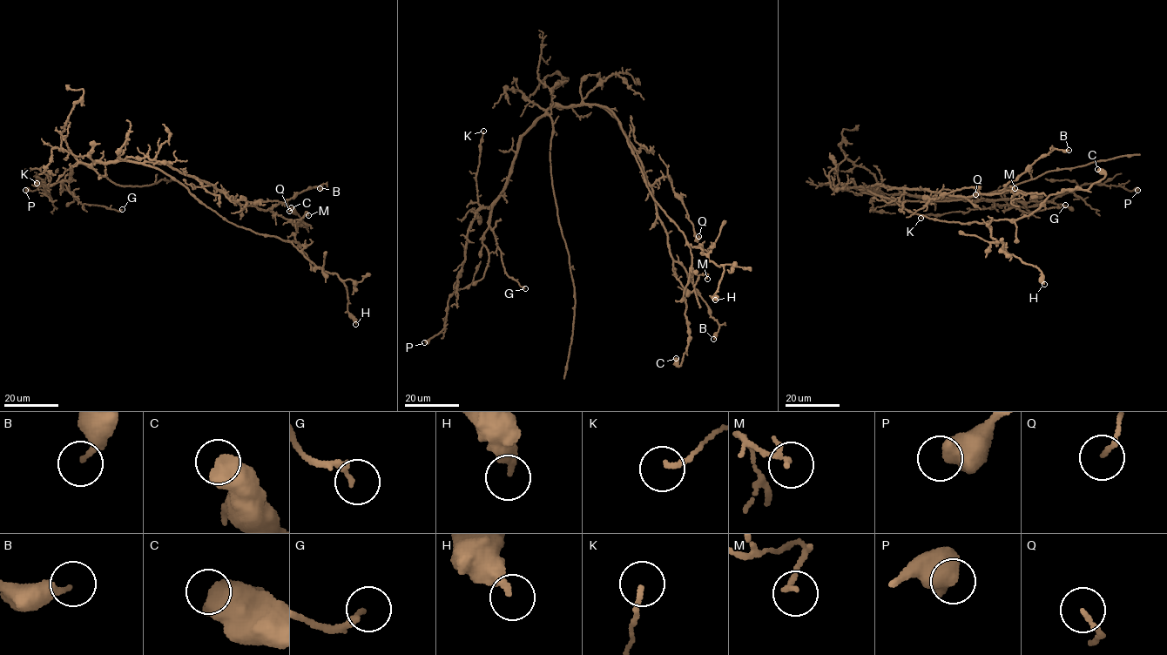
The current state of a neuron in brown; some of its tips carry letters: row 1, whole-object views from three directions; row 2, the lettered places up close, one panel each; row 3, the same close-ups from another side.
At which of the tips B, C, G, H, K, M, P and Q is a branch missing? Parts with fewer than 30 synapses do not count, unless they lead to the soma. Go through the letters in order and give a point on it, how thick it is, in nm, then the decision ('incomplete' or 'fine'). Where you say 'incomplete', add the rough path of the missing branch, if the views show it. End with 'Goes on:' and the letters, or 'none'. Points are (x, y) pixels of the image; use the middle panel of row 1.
B: place (713, 339); calibre 280 nm; fine
C: place (676, 358); calibre 750 nm; fine
G: place (525, 288); calibre 200 nm; fine
H: place (715, 300); calibre 360 nm; fine
K: place (483, 131); calibre 130 nm; fine
M: place (707, 279); calibre 110 nm; fine
P: place (424, 342); calibre 650 nm; fine
Q: place (698, 236); calibre 120 nm; fine
Goes on: none

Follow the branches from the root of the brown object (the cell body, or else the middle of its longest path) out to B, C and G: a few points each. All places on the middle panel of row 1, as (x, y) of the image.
B: (606, 108), (600, 106), (617, 120), (640, 160), (671, 257), (684, 267), (717, 321), (713, 339)
C: (606, 108), (617, 119), (653, 199), (690, 248), (691, 266), (684, 295), (689, 342), (679, 366), (676, 358)
G: (606, 108), (587, 104), (551, 106), (521, 138), (506, 188), (492, 207), (489, 226), (504, 272), (525, 288)

